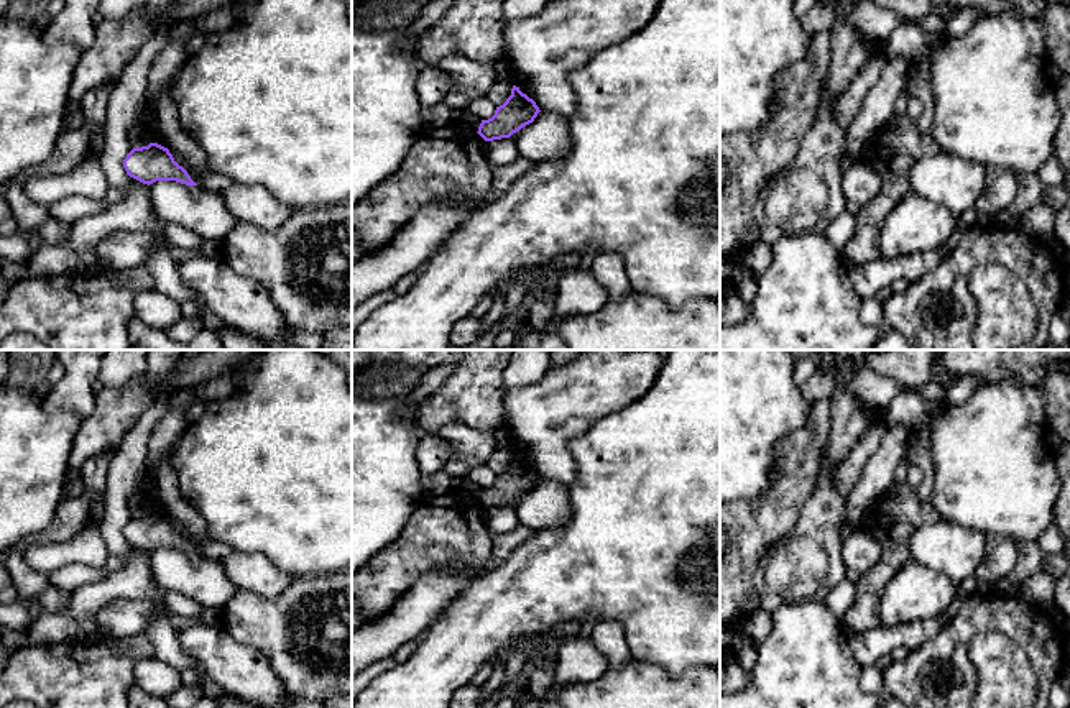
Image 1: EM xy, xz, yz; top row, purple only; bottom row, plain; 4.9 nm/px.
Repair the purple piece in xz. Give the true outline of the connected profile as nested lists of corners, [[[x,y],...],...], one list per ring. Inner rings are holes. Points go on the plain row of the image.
[[[513,453],[506,470],[496,475],[491,486],[482,488],[477,501],[485,509],[510,506],[523,494],[533,491],[539,480],[536,470]]]

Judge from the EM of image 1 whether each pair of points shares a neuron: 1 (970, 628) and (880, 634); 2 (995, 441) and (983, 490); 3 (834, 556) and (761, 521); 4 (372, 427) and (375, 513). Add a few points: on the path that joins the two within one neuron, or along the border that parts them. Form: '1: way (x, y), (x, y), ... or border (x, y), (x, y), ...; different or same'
1: border (945, 625), (909, 651); different
2: way (991, 452), (991, 475), (988, 478); same
3: border (807, 500), (797, 523), (779, 541); different
4: way (372, 449), (372, 491); same

